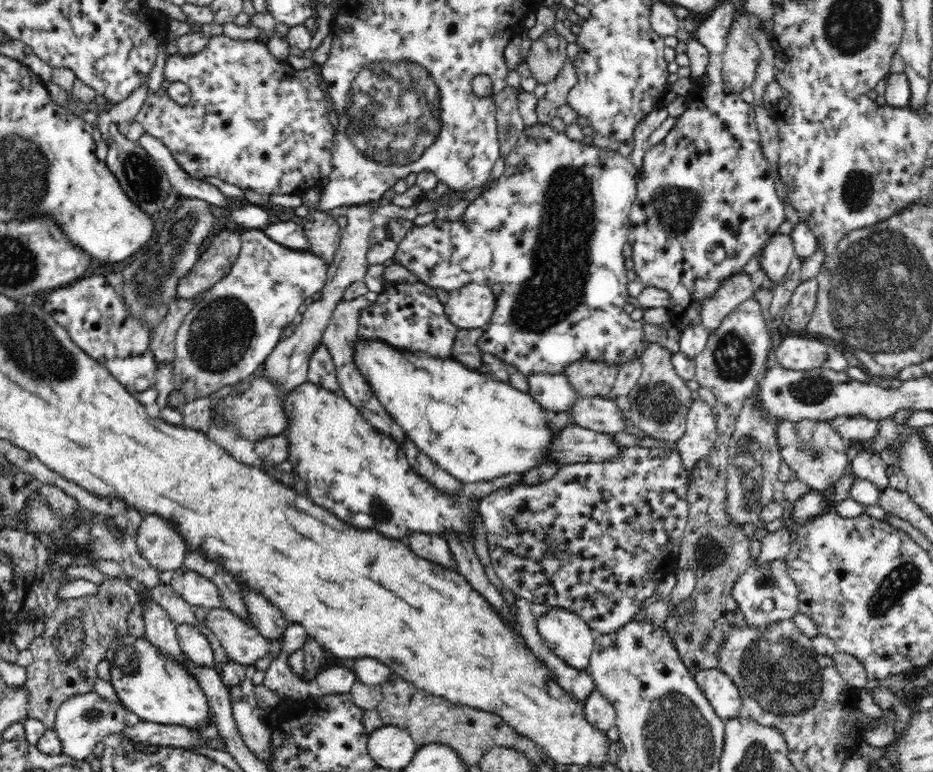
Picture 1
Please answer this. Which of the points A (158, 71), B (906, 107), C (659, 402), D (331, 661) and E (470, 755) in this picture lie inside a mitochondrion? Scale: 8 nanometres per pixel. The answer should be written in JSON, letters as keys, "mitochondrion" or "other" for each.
{"A":"other","B":"other","C":"mitochondrion","D":"other","E":"other"}

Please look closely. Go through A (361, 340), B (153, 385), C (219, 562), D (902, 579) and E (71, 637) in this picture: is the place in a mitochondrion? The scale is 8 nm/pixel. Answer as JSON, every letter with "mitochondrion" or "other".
{"A":"other","B":"other","C":"other","D":"mitochondrion","E":"mitochondrion"}

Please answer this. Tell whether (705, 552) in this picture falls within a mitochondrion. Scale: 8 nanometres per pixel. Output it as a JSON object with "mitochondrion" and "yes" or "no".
{"mitochondrion":"no"}

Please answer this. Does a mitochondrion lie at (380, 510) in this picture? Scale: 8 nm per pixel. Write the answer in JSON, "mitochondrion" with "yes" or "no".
{"mitochondrion":"yes"}

